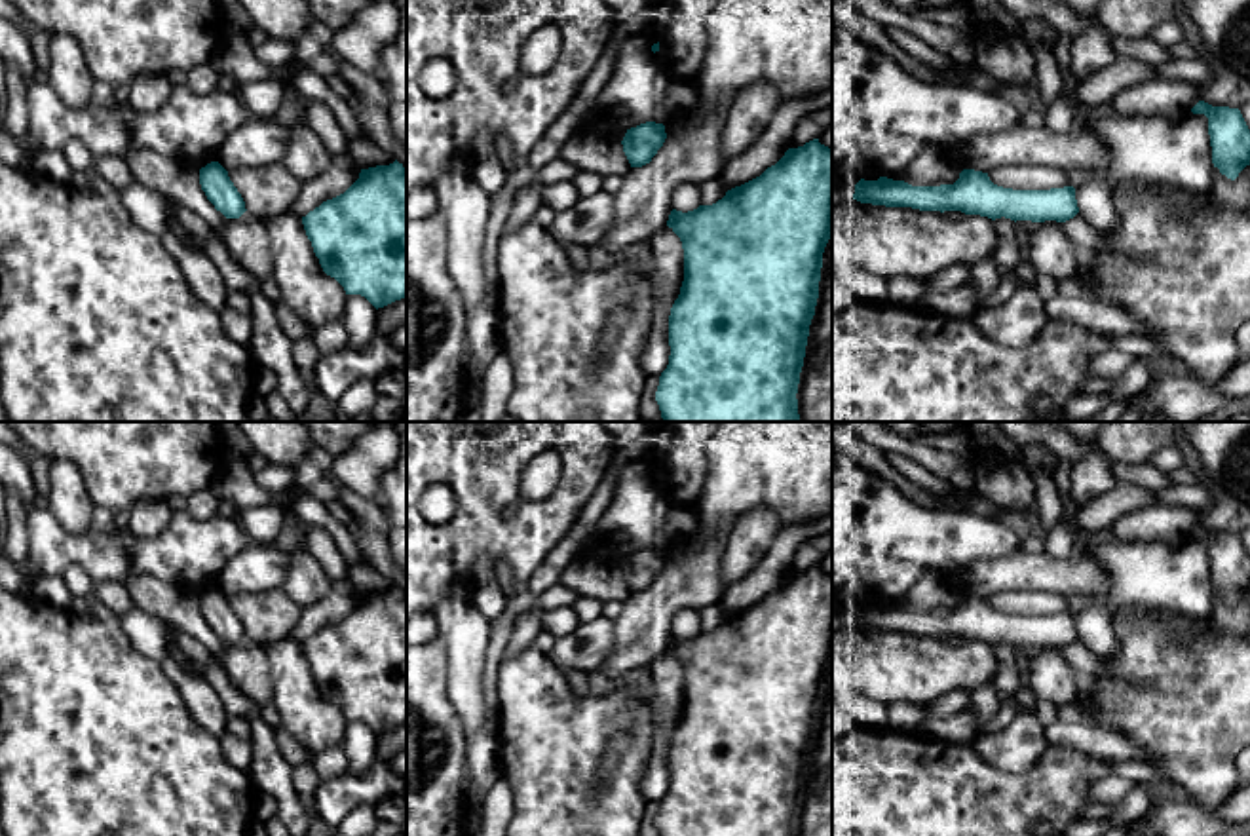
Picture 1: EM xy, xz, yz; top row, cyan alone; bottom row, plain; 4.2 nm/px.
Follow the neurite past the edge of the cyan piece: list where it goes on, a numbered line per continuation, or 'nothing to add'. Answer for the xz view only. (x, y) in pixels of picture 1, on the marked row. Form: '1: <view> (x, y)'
nothing to add

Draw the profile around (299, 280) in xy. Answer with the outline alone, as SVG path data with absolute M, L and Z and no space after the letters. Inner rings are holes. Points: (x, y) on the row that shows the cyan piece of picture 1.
M287 211L266 218L264 226L274 253L272 293L313 331L327 321L344 319L348 294L323 272L302 218Z

